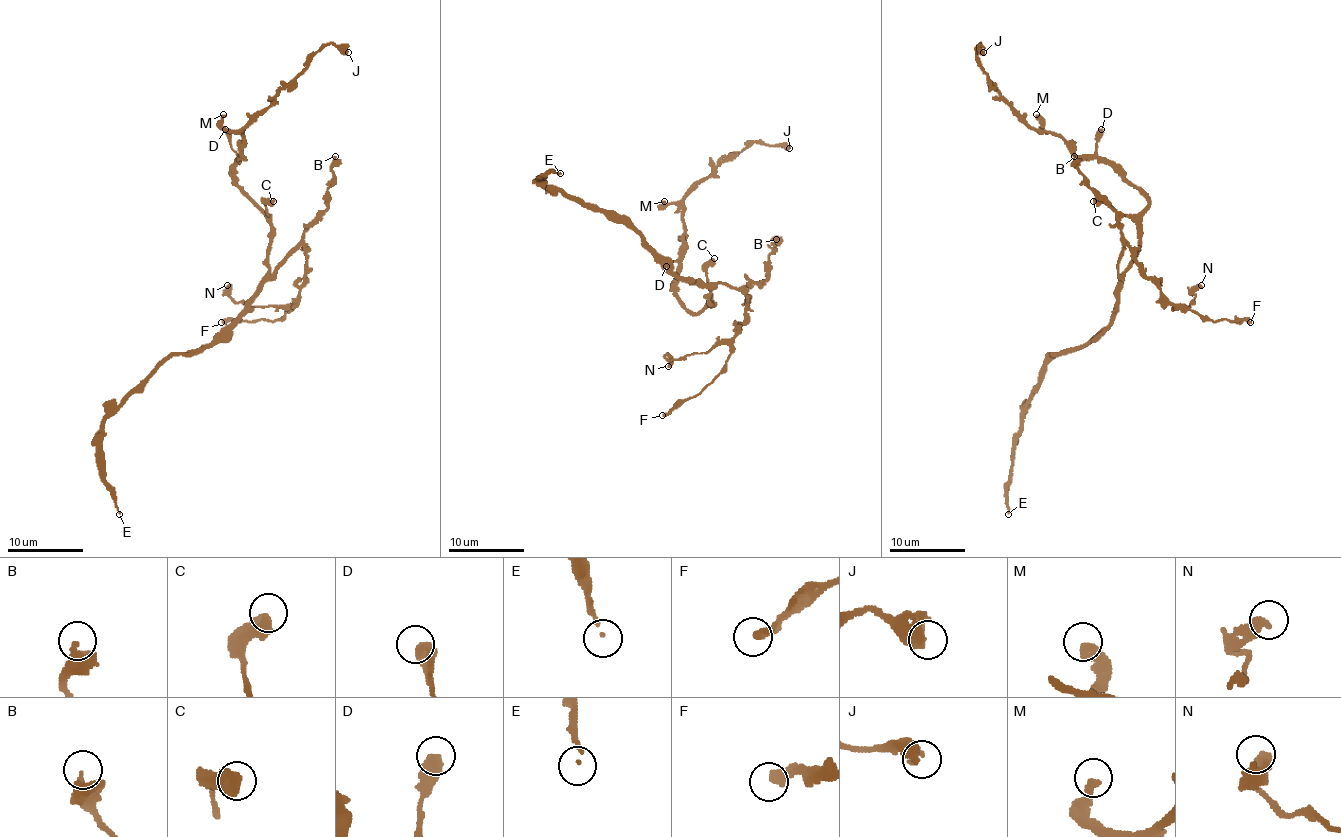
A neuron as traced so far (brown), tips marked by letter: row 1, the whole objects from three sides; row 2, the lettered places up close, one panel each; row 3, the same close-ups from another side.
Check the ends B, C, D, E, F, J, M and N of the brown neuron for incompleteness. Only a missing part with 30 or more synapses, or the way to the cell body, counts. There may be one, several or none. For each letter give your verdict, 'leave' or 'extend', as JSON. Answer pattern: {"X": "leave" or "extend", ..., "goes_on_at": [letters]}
{"B": "leave", "C": "leave", "D": "leave", "E": "leave", "F": "leave", "J": "extend", "M": "leave", "N": "leave", "goes_on_at": ["J"]}

